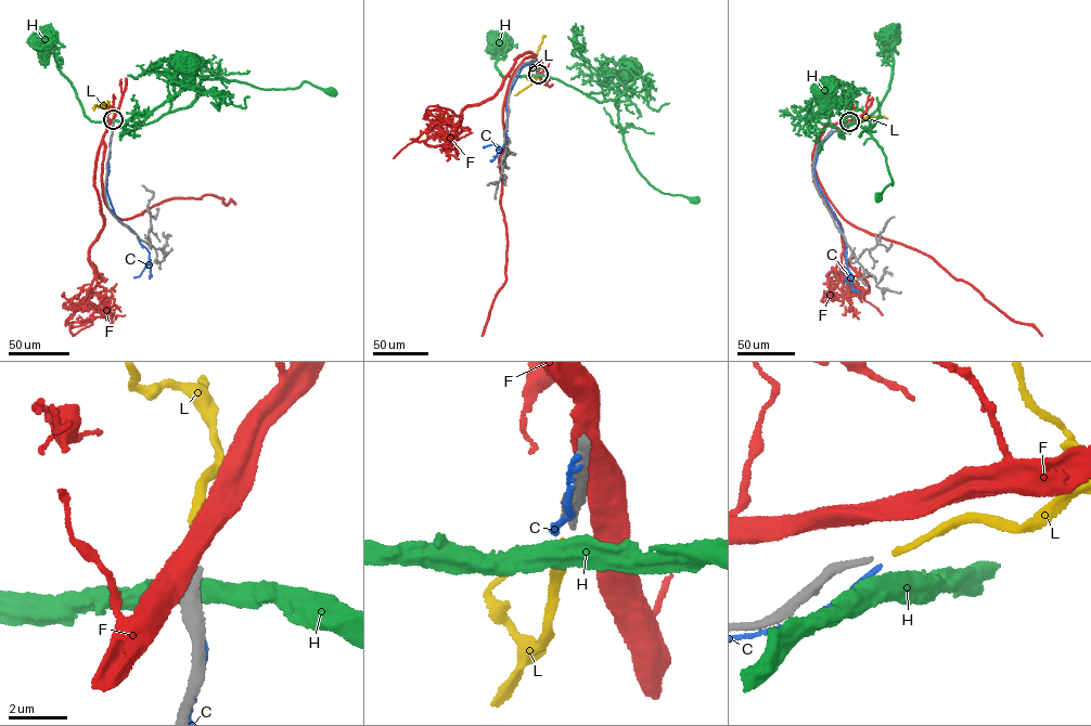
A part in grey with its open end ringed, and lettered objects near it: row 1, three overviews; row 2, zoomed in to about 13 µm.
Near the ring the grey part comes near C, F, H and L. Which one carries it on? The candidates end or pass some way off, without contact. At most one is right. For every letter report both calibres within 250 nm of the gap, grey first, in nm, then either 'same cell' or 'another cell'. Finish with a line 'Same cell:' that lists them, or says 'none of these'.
C: 240/180 nm | another cell
F: 240/550 nm | another cell
H: 240/600 nm | another cell
L: 240/280 nm | same cell
Same cell: L

